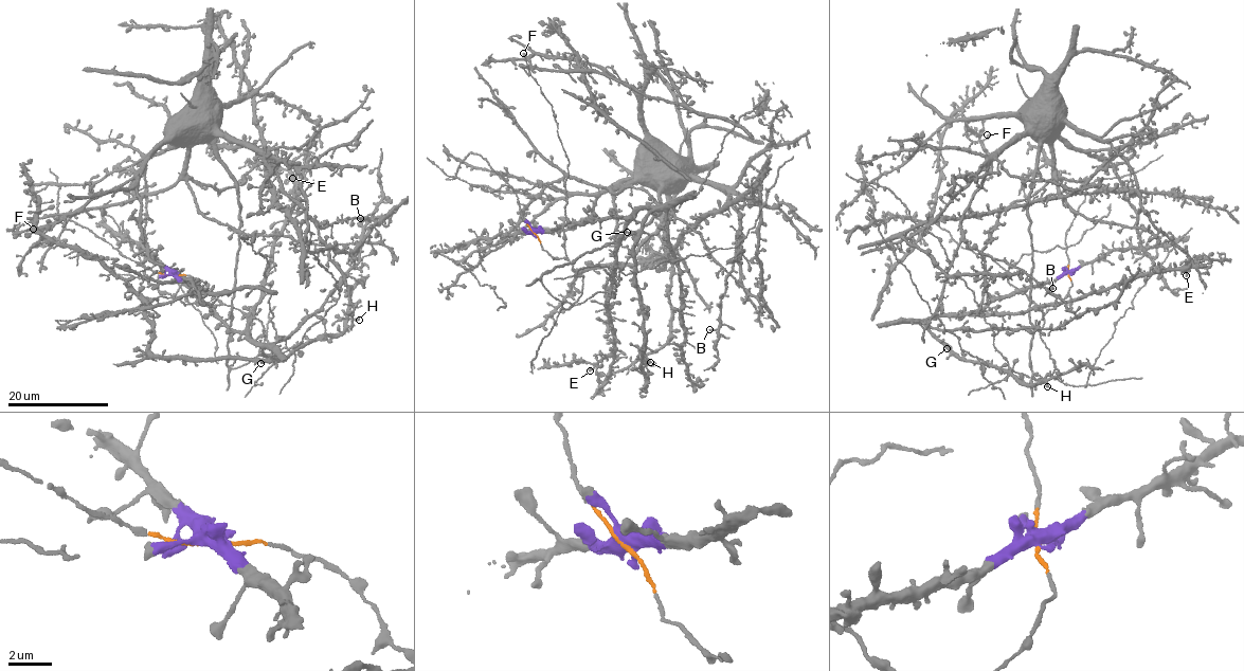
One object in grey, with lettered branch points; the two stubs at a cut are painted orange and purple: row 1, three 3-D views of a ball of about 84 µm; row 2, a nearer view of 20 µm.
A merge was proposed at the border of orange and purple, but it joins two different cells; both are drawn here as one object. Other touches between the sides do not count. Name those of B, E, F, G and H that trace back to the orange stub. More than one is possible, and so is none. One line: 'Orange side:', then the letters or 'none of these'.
Orange side: B, F

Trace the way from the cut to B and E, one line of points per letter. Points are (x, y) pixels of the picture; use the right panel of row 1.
B: (1068, 273), (1040, 331), (1055, 372), (1035, 380), (1027, 134), (995, 155), (963, 236), (1052, 288)
E: (1068, 273), (962, 315), (1020, 314), (1103, 292), (1155, 272), (1183, 269), (1186, 276)

